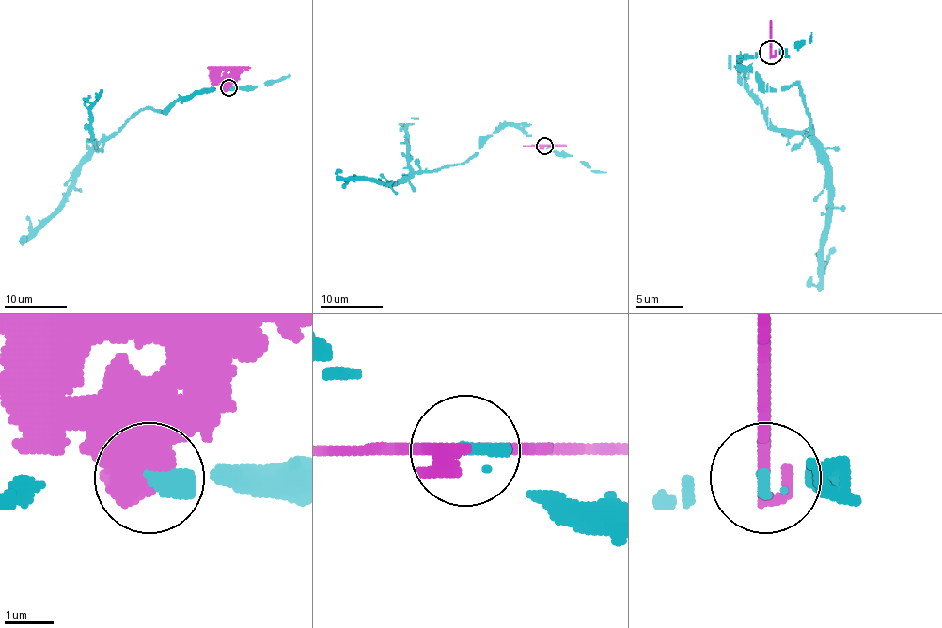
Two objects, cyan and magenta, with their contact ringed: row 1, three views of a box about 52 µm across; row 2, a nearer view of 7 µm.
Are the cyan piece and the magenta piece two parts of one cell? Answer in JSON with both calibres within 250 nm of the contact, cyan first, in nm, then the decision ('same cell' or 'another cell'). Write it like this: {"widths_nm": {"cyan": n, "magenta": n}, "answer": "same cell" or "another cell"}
{"widths_nm": {"cyan": 340, "magenta": 440}, "answer": "another cell"}

